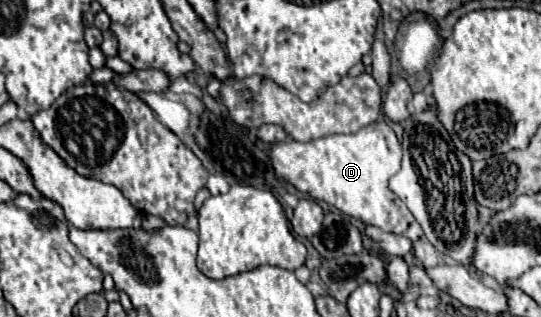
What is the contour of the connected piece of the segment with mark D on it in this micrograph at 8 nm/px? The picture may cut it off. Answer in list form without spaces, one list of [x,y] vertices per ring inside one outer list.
[[[378,120],[354,134],[330,134],[310,142],[274,142],[268,150],[278,178],[290,182],[296,190],[326,202],[340,212],[358,218],[366,226],[404,234],[414,220],[406,204],[388,188],[388,180],[400,170],[402,148],[394,130]]]

